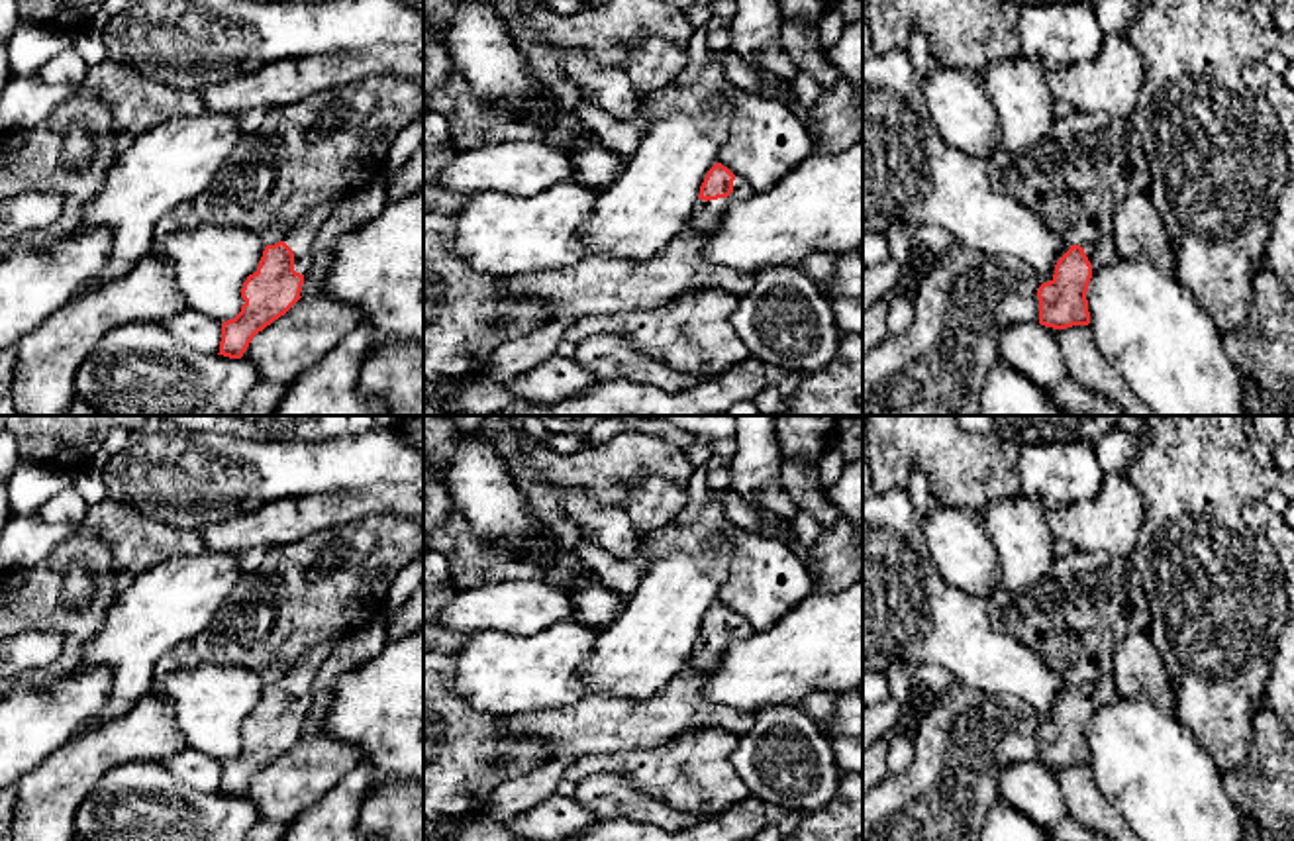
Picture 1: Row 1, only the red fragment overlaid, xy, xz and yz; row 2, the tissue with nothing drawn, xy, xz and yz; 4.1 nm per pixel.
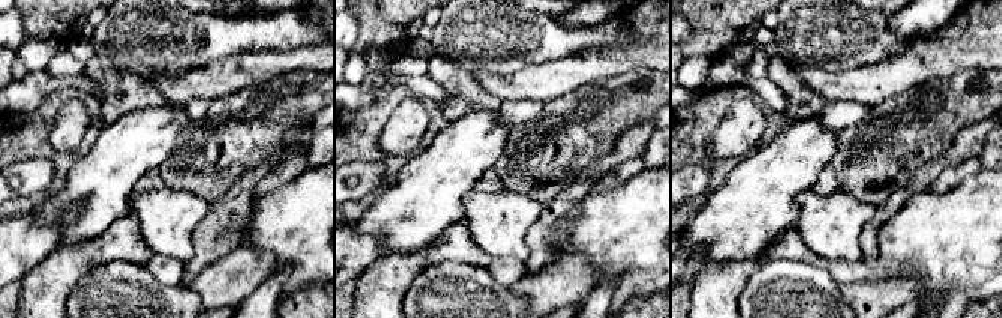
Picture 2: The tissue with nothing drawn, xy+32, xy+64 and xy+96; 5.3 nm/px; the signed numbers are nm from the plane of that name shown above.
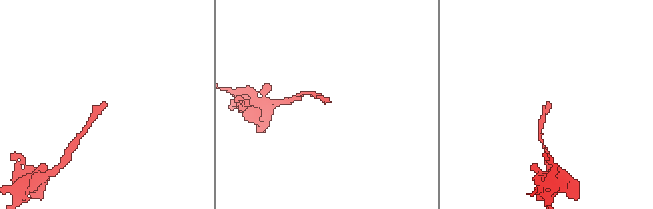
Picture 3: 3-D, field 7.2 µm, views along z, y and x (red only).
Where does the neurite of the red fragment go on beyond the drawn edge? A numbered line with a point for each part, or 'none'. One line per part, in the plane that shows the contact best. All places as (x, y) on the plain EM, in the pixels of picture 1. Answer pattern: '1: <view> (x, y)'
1: xz (704, 653)

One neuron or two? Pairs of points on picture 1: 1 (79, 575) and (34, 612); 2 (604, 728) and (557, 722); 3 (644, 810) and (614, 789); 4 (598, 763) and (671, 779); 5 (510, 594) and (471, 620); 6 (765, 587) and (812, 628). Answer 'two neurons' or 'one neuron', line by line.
1: two neurons
2: one neuron
3: one neuron
4: one neuron
5: one neuron
6: two neurons

